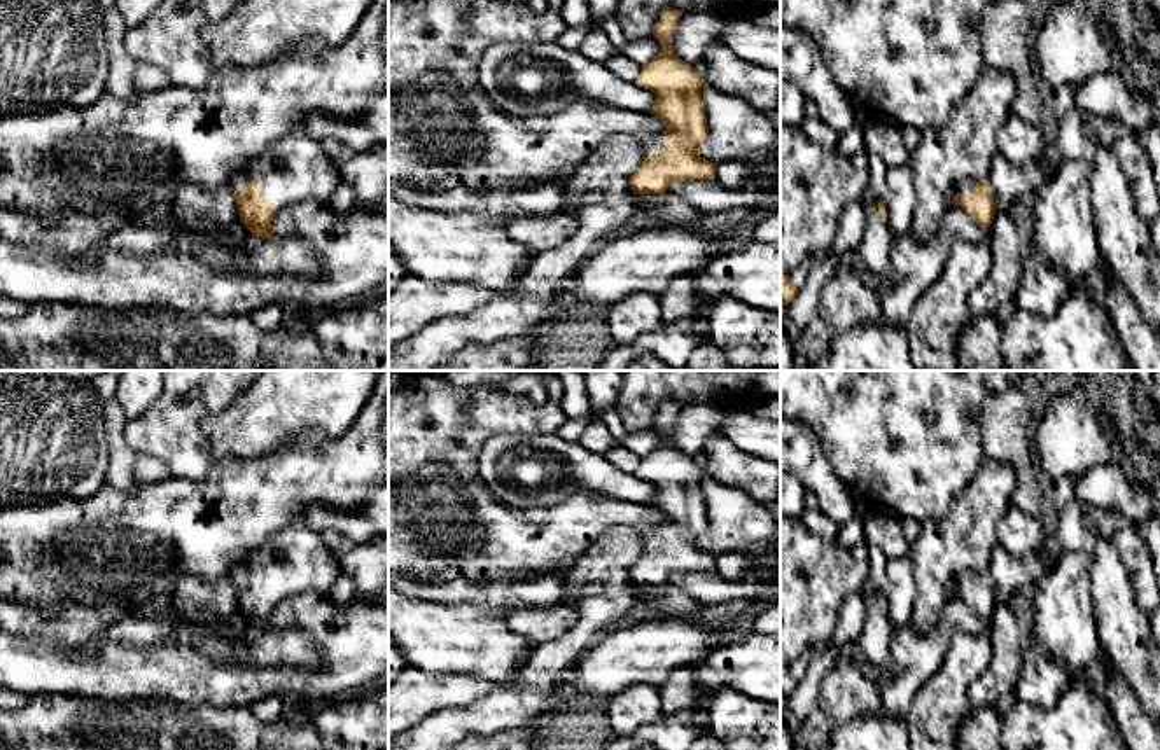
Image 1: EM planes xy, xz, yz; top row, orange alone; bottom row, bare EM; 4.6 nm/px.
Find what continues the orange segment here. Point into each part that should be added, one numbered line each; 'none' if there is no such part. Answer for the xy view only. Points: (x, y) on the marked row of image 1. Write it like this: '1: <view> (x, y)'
1: xy (293, 170)

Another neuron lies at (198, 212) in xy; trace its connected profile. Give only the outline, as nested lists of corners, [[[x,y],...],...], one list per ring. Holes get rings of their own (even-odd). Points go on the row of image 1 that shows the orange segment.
[[[184,185],[170,201],[168,212],[191,231],[212,241],[238,247],[247,240],[247,227],[240,220],[231,185],[217,191]]]

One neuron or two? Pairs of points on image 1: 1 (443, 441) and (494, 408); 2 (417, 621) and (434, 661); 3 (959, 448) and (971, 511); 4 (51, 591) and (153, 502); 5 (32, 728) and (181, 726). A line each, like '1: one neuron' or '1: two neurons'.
1: one neuron
2: one neuron
3: two neurons
4: one neuron
5: one neuron

